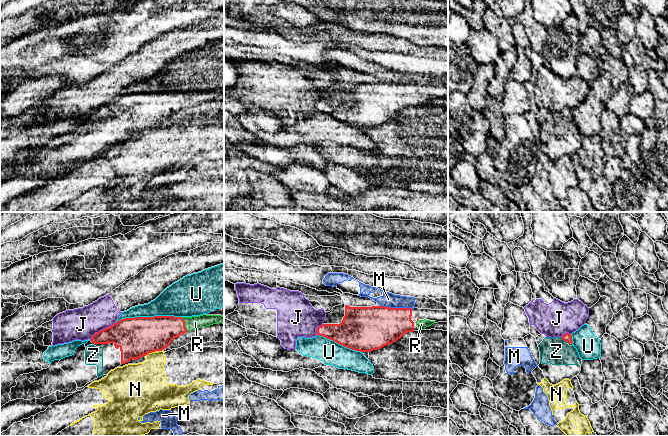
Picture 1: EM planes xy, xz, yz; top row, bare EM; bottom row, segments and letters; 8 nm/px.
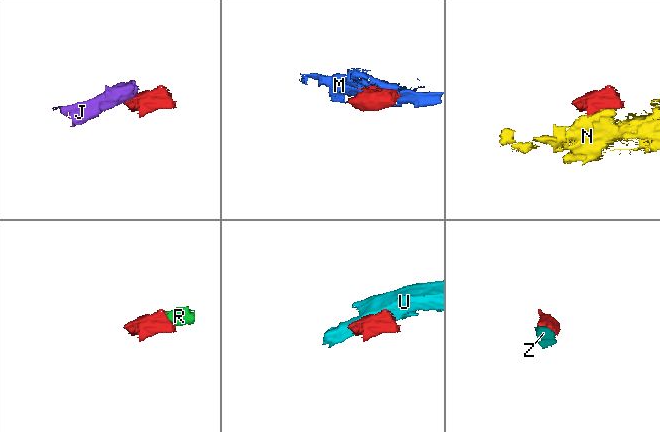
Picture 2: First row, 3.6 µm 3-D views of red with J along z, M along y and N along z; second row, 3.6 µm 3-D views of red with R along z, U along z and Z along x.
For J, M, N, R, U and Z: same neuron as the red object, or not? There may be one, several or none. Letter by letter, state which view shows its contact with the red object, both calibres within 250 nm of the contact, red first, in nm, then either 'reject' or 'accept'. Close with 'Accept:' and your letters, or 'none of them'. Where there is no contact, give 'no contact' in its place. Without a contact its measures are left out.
J: meets red in xy; 280 nm thick on the red side, 260 nm on the other; reject
M: meets red in xz; 340 nm thick on the red side, 110 nm on the other; reject
N: meets red in xy; 320 nm thick on the red side, 320 nm on the other; reject
R: meets red in xy; 280 nm thick on the red side, 110 nm on the other; accept
U: meets red in xy; 320 nm thick on the red side, 240 nm on the other; reject
Z: meets red in yz; 70 nm thick on the red side, 220 nm on the other; accept
Accept: R, Z

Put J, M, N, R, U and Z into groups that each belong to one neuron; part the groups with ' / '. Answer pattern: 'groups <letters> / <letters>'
groups J / M / N / R Z / U

